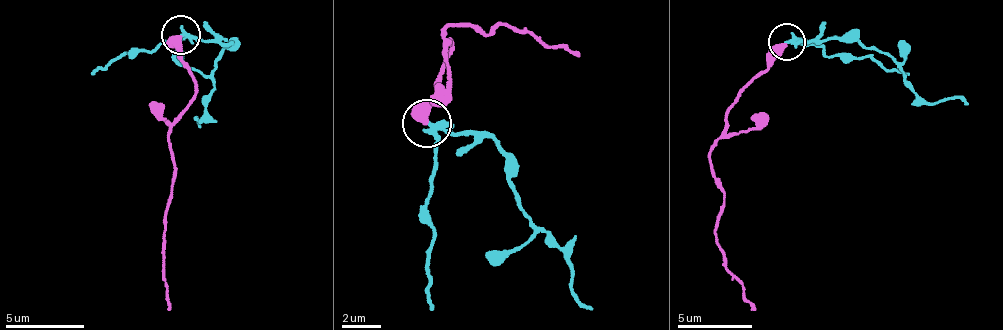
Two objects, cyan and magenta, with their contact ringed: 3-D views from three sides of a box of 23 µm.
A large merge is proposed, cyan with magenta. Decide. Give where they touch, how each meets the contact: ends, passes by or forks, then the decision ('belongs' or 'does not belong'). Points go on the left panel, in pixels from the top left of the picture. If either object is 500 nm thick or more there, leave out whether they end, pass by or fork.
(181, 34) | cyan passes by | magenta ends | does not belong

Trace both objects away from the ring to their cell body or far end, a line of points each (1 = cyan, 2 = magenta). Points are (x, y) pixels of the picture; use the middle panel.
1: (427, 122), (487, 136), (510, 161), (513, 199), (526, 218), (545, 226), (562, 256), (571, 290), (592, 310)
2: (429, 122), (452, 55), (445, 24), (485, 34), (495, 25), (525, 28), (580, 57)

